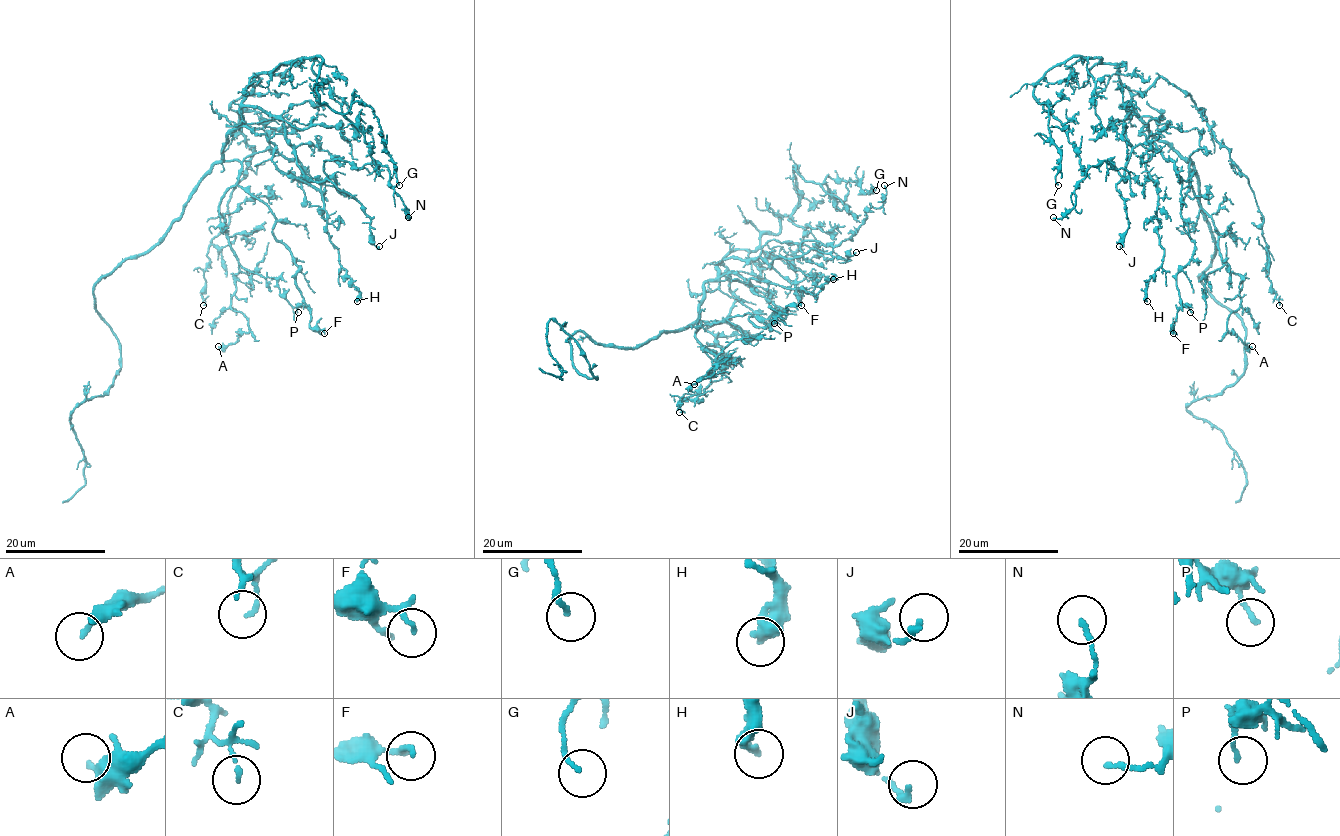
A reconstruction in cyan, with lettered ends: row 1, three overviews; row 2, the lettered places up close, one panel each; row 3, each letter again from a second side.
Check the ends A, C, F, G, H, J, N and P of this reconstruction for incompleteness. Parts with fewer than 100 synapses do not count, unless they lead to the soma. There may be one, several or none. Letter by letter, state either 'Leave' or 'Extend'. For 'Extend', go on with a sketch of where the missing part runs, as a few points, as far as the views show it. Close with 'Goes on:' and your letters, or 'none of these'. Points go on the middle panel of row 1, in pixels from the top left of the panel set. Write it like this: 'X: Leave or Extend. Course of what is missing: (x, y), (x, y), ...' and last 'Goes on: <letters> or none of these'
A: Leave
C: Leave
F: Leave
G: Leave
H: Leave
J: Leave
N: Leave
P: Leave
Goes on: none of these

